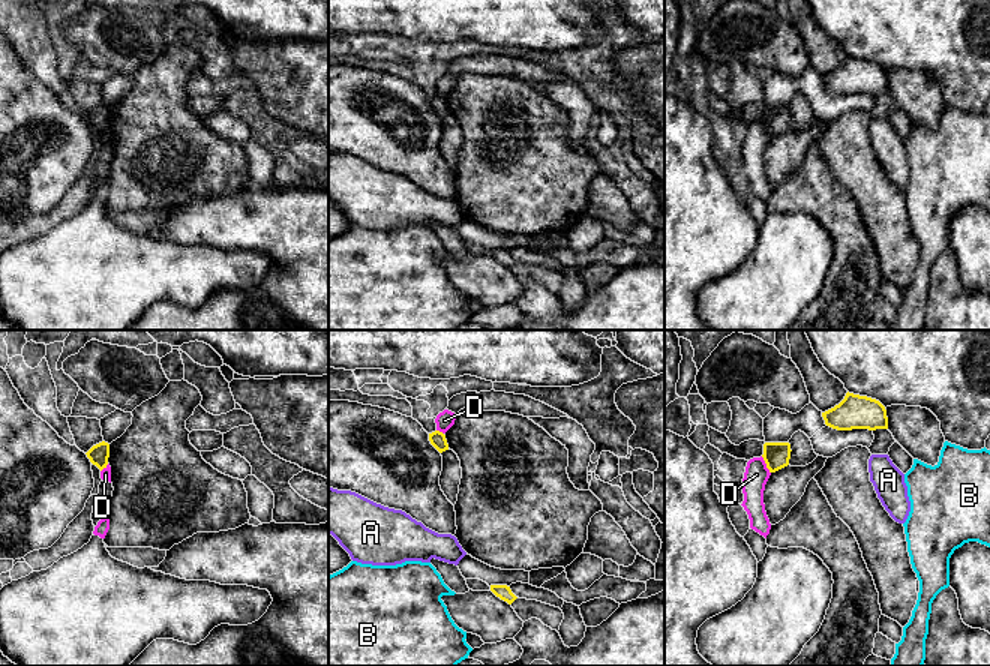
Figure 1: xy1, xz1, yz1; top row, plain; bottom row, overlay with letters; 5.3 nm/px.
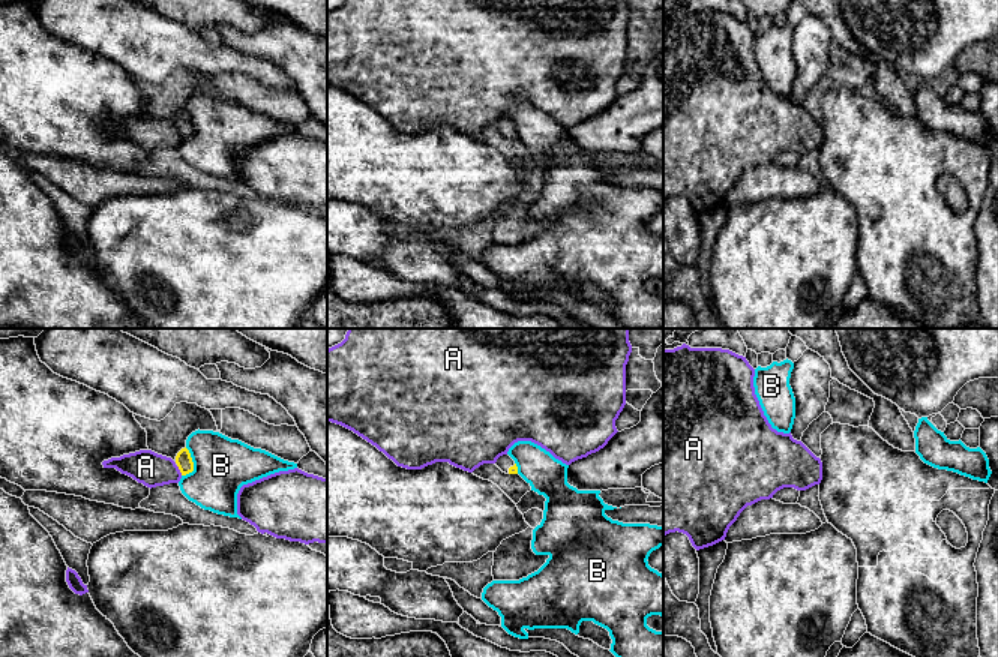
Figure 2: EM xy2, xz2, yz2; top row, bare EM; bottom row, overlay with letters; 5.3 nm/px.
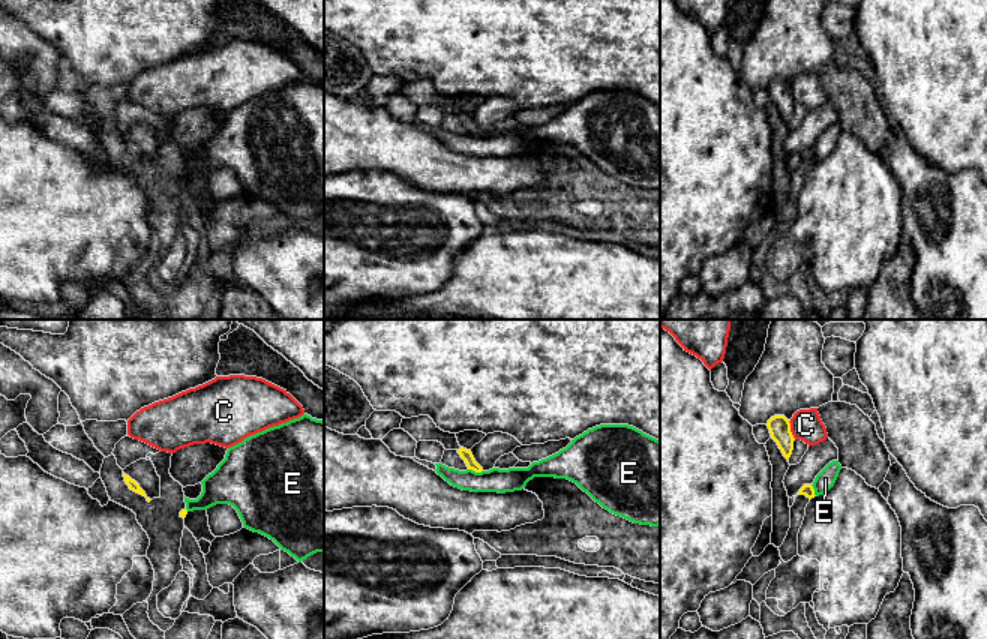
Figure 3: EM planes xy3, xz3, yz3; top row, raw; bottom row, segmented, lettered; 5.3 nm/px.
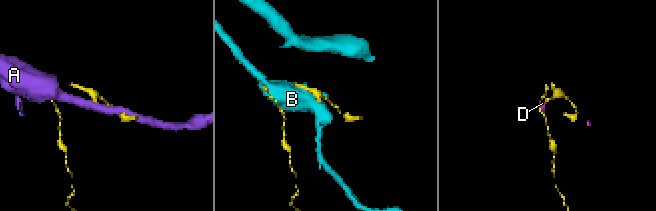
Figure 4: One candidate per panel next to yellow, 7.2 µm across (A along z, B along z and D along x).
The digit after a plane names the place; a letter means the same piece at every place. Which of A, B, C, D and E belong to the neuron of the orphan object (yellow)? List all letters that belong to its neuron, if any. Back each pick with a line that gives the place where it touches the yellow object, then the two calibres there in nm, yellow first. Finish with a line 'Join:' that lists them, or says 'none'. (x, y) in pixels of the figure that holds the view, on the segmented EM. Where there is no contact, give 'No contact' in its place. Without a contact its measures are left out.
Join: none

